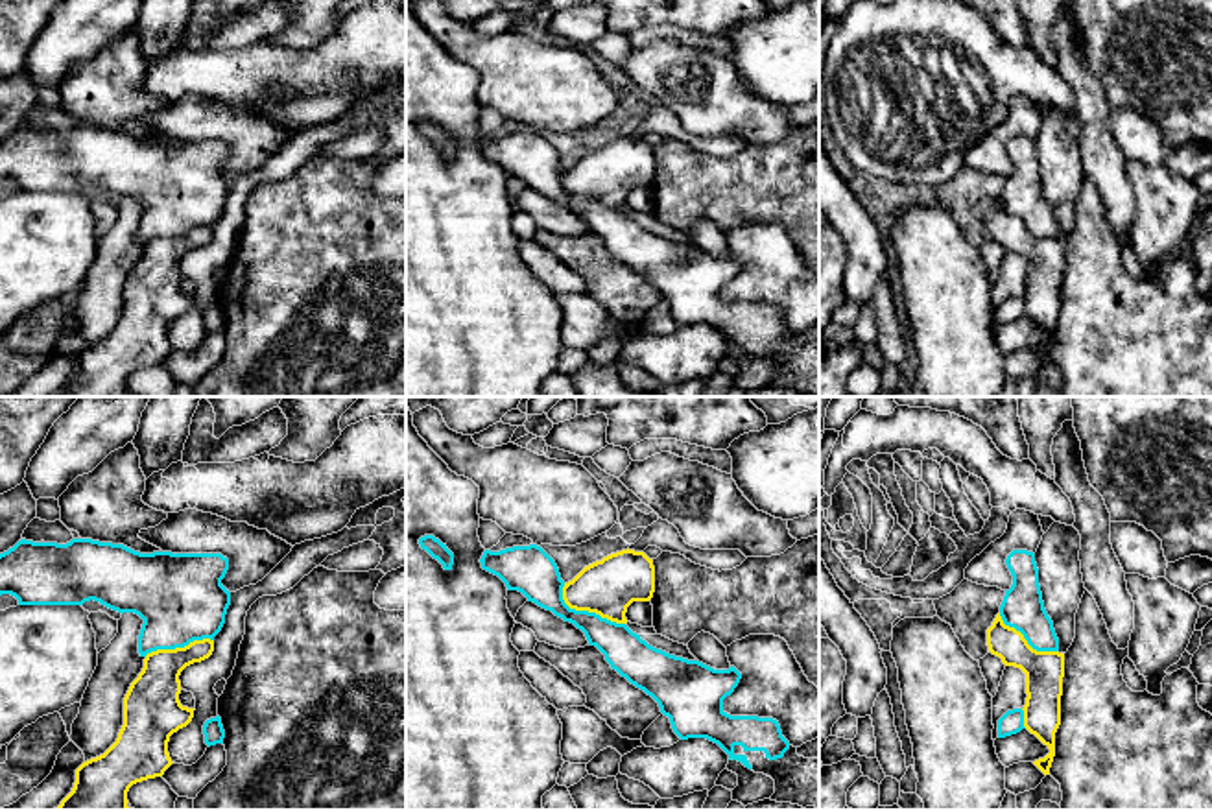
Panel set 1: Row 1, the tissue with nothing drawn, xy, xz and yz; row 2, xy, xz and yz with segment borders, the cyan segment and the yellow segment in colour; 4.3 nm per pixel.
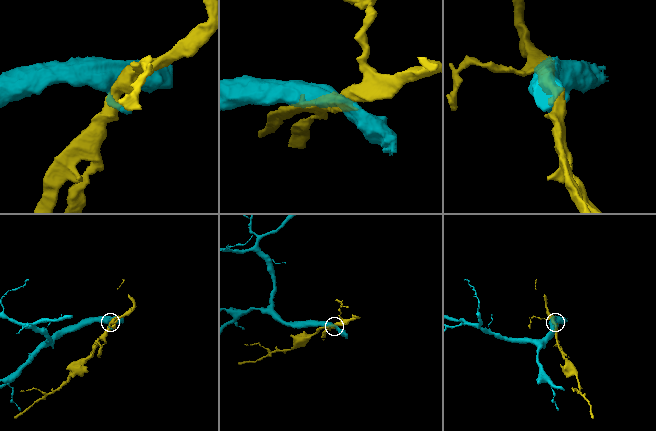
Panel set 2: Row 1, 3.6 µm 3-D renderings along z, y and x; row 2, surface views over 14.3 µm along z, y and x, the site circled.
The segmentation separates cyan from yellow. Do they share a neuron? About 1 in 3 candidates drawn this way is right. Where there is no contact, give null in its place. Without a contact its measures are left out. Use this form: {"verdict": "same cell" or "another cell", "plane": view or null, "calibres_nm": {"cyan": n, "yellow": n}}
{"verdict": "another cell", "plane": "xz", "calibres_nm": {"cyan": 190, "yellow": 240}}

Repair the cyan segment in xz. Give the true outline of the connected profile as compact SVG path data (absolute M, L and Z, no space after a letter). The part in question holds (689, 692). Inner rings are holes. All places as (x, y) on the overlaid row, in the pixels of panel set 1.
M541 546L485 550L480 563L483 570L498 576L507 590L522 592L528 602L581 629L612 670L659 703L681 740L707 738L718 744L729 760L749 769L753 766L747 756L734 753L736 745L743 751L764 751L769 760L782 758L790 749L777 720L731 716L723 710L723 699L742 679L734 666L714 670L699 661L670 655L649 646L625 624L570 609L563 600L564 581L559 568Z

